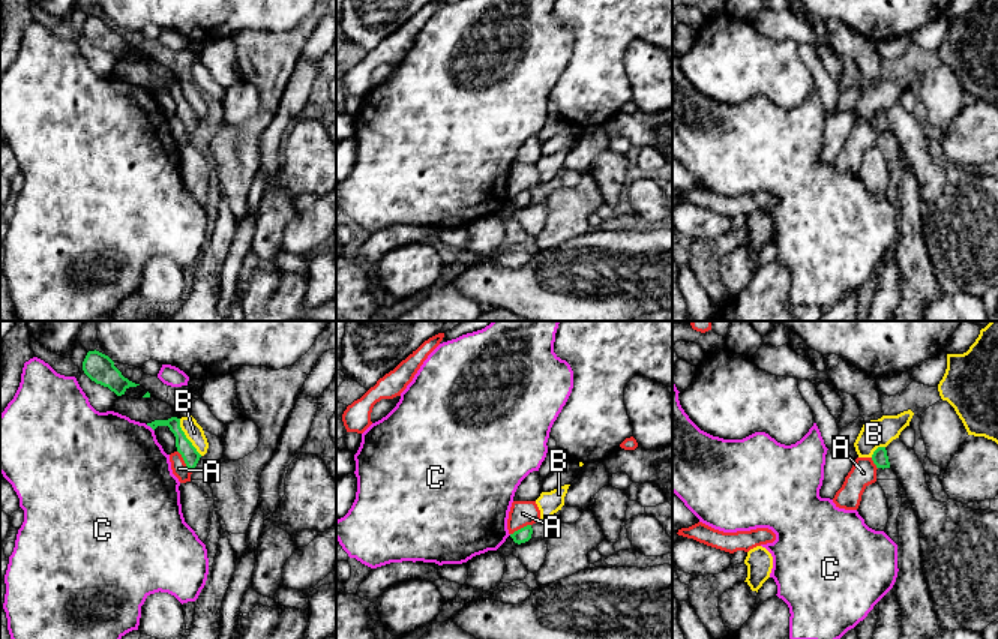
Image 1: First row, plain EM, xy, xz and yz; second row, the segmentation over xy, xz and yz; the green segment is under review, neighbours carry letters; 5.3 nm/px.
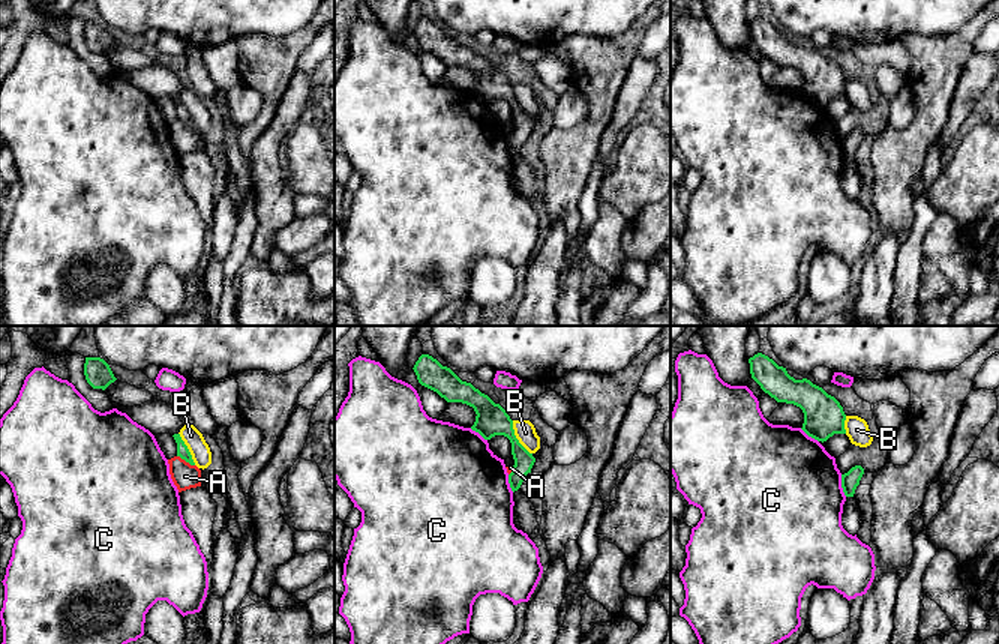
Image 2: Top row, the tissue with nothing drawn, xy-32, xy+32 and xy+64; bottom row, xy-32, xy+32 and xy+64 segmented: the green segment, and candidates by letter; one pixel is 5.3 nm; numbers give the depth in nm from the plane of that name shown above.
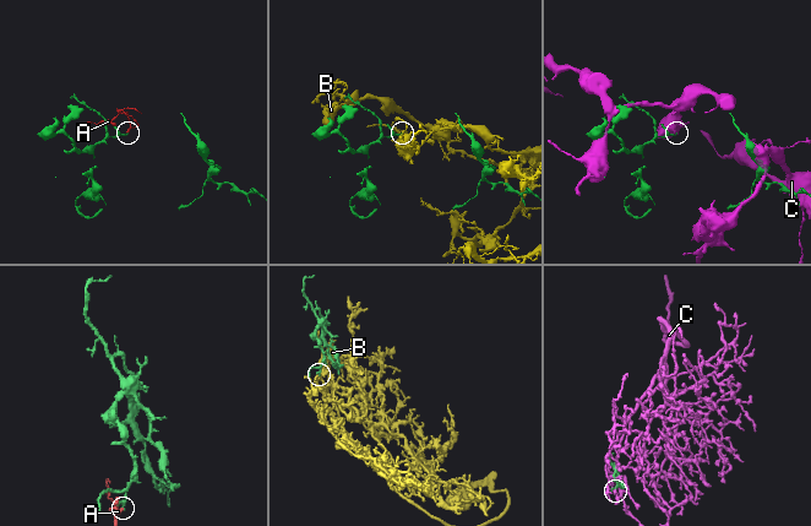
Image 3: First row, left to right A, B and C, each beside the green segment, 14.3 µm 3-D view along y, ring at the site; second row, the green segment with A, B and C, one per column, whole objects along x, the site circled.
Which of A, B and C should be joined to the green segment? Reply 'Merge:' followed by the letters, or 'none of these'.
Merge: none of these

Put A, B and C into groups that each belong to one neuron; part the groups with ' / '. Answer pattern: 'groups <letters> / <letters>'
groups A / B / C

